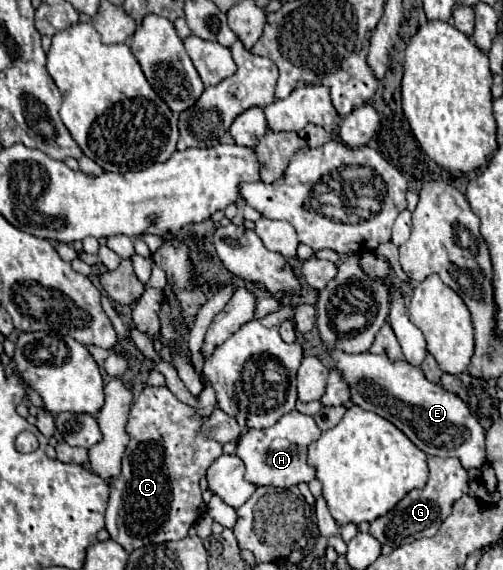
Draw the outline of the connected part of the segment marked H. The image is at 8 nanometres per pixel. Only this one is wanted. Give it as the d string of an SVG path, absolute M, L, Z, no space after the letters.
M296 409L288 415L280 417L272 427L268 429L248 429L238 437L234 455L244 461L246 467L246 481L250 481L256 487L270 485L270 487L292 487L298 483L310 483L314 479L314 469L306 463L306 449L312 441L320 437L320 429L316 427L314 419L308 415L298 413Z

